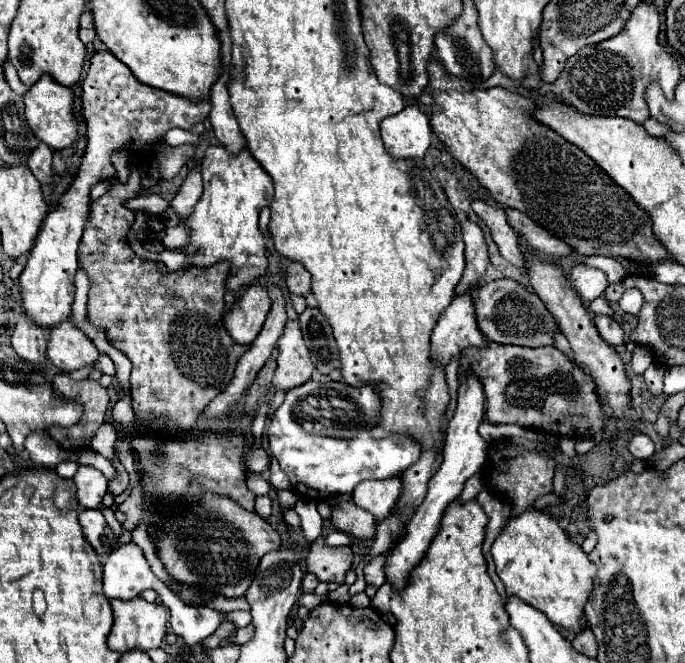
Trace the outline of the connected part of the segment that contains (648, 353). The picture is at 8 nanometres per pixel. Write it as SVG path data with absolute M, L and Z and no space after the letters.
M636 346L636 350L632 352L632 372L636 374L644 374L644 370L654 362L654 352L646 346Z

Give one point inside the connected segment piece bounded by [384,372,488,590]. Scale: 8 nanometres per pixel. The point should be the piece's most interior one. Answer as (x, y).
(465, 452)

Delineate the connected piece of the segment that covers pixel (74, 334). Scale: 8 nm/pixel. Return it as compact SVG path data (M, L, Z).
M64 322L50 330L48 340L48 358L60 372L74 372L84 366L92 366L98 360L100 352L92 340L78 330L72 322Z

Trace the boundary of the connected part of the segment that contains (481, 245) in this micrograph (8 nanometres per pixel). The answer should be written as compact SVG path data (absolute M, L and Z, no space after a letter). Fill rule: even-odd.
M464 220L462 222L462 238L466 244L466 268L464 274L456 286L456 294L464 294L472 284L478 284L484 280L486 268L488 268L488 250L486 250L486 240L478 224Z

